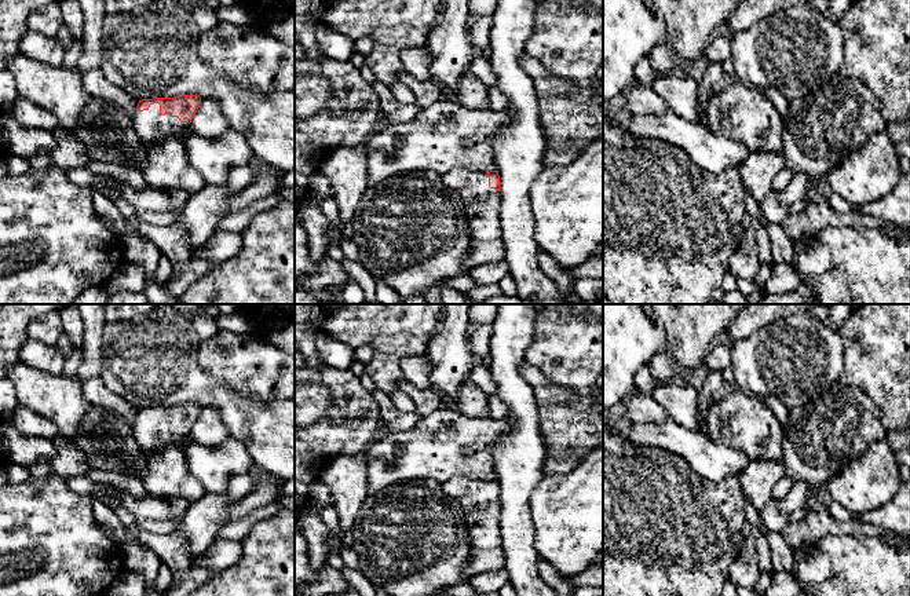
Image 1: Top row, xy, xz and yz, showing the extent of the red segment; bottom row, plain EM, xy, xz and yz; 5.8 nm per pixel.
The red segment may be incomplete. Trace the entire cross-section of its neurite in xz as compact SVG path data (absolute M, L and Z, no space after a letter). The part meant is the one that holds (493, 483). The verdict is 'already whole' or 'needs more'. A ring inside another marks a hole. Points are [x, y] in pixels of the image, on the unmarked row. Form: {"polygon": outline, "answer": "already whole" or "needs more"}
{"polygon": "M460 476L445 482L442 489L464 511L471 538L467 574L472 577L504 568L498 479L480 480Z", "answer": "needs more"}

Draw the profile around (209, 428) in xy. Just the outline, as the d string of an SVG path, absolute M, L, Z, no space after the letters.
M202 406L189 438L200 445L213 446L227 439L229 431L222 413L213 406Z

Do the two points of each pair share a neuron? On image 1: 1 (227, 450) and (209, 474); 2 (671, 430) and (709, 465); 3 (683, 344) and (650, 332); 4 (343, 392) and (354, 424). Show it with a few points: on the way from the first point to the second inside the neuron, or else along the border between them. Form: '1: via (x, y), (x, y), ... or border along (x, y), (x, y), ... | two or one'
1: via (227, 456), (215, 468) | one
2: via (680, 439), (700, 456) | one
3: border along (657, 322), (664, 332), (667, 343) | two
4: via (348, 401), (353, 405), (354, 416) | one

